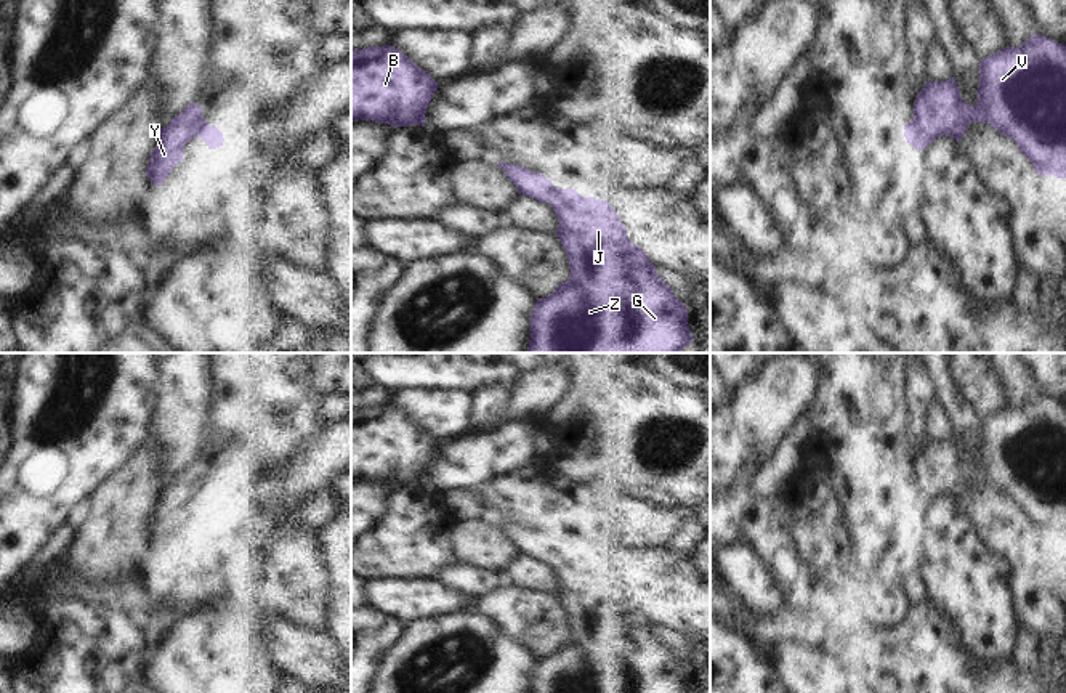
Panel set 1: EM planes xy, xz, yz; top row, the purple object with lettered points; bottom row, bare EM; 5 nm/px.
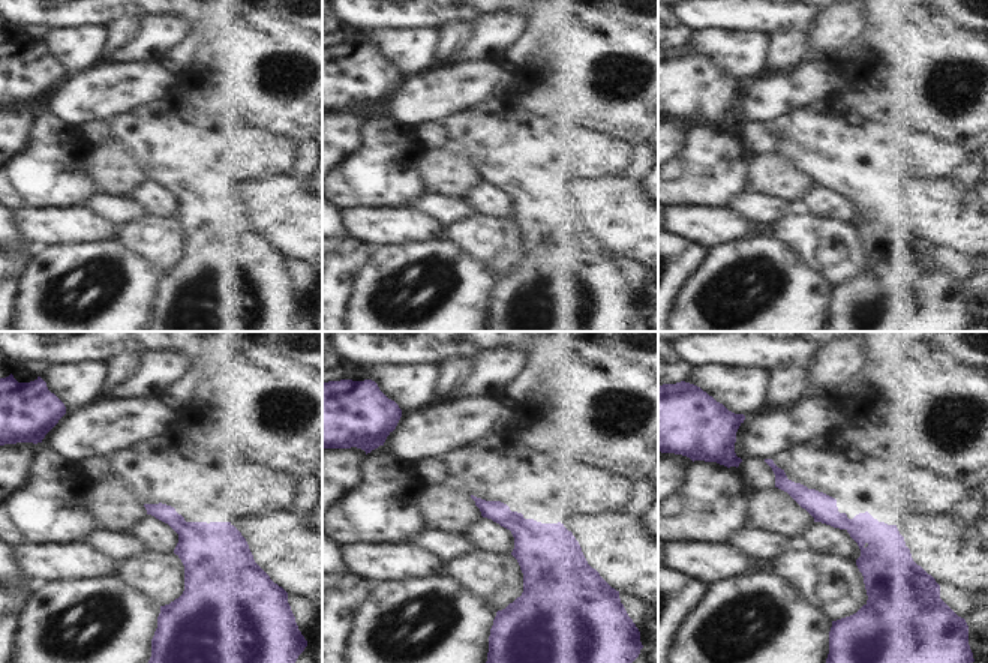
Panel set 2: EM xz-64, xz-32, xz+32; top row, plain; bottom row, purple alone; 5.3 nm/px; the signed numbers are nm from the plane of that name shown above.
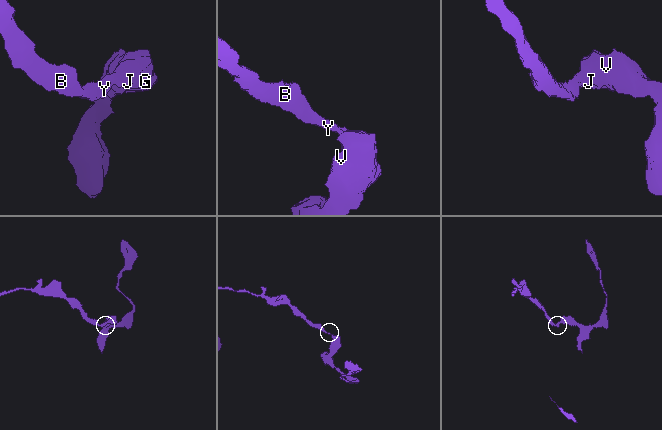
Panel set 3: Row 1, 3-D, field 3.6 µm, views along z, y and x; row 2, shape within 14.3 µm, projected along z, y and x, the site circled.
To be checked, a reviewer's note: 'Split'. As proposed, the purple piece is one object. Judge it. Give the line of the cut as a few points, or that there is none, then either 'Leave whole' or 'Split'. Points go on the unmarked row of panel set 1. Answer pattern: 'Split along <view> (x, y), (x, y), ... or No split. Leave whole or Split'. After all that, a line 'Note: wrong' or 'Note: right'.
No split. Leave whole.
Note: wrong

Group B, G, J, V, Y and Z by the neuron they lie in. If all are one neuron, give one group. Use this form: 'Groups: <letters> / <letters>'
Groups: B G J V Y Z

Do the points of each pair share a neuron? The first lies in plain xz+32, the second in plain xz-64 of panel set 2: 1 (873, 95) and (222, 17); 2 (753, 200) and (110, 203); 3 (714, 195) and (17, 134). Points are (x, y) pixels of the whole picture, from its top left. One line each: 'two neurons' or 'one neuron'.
1: one neuron
2: one neuron
3: two neurons

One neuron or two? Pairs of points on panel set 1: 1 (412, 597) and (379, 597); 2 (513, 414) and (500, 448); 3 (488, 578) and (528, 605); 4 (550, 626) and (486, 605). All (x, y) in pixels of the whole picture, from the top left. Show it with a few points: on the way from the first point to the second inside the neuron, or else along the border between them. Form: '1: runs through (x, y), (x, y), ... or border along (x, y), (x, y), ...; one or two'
1: runs through (404, 597), (387, 597); one
2: border along (500, 421), (520, 422); two
3: border along (499, 587), (476, 599); two
4: runs through (534, 618), (502, 605); one

